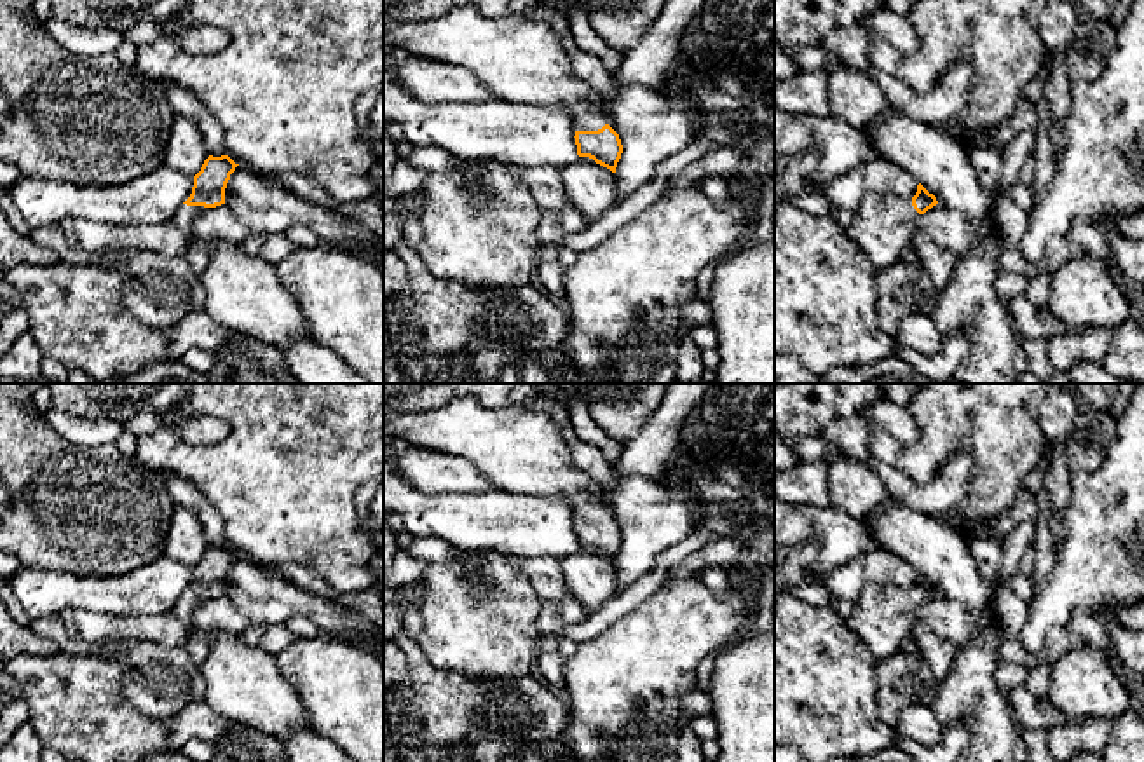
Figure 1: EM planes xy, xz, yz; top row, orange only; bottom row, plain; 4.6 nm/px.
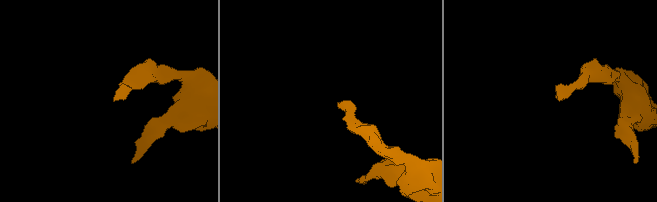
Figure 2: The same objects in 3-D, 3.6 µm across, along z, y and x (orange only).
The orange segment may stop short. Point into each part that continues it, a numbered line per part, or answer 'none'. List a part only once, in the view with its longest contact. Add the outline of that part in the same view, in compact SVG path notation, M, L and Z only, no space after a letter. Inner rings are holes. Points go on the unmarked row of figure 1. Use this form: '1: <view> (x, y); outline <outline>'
1: xz (518, 450); outline M462 396L434 410L384 418L384 441L394 439L464 459L497 490L532 497L562 497L574 509L575 521L598 521L605 516L600 488L570 464L570 448L555 420L525 405L490 410L480 399Z

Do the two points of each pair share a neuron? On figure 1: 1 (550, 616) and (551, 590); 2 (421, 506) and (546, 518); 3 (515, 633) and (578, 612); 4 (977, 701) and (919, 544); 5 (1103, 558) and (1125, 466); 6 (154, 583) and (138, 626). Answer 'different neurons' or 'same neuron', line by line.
1: different neurons
2: same neuron
3: different neurons
4: same neuron
5: same neuron
6: different neurons

